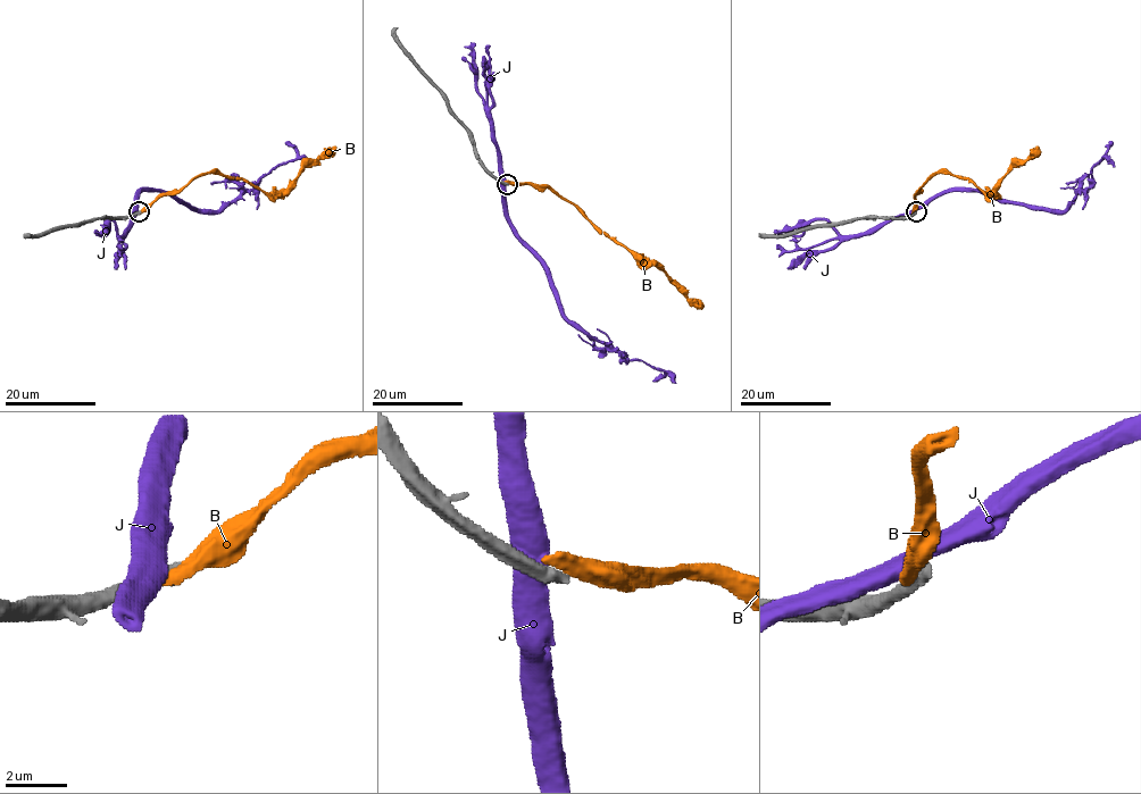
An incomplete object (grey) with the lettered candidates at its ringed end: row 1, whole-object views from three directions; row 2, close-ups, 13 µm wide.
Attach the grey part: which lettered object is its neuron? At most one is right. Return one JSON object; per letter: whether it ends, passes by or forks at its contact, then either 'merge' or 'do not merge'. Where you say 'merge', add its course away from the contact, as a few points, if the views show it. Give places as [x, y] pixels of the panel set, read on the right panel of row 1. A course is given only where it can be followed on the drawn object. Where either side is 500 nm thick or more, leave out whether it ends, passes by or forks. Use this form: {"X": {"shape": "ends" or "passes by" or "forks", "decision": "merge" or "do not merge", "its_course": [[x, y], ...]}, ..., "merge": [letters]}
{"B": {"decision": "do not merge"}, "J": {"decision": "do not merge"}, "merge": []}

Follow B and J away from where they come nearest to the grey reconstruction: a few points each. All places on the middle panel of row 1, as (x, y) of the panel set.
B: (507, 183), (546, 185), (638, 258), (648, 258), (688, 299), (697, 300), (704, 307)
J: (504, 182), (505, 208), (516, 237), (544, 269), (559, 310), (624, 358), (640, 360), (665, 372), (654, 379)

